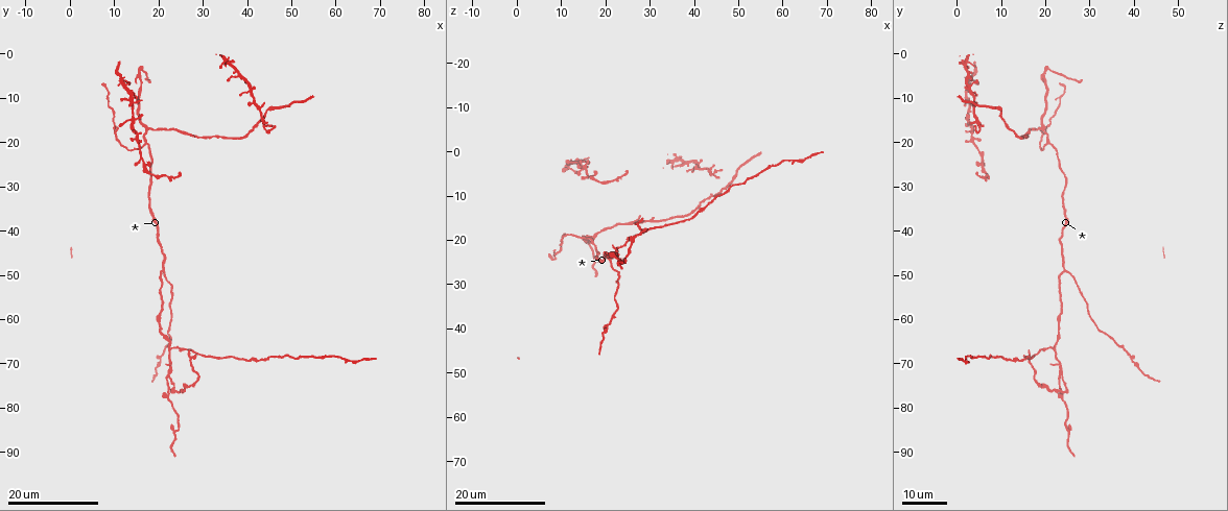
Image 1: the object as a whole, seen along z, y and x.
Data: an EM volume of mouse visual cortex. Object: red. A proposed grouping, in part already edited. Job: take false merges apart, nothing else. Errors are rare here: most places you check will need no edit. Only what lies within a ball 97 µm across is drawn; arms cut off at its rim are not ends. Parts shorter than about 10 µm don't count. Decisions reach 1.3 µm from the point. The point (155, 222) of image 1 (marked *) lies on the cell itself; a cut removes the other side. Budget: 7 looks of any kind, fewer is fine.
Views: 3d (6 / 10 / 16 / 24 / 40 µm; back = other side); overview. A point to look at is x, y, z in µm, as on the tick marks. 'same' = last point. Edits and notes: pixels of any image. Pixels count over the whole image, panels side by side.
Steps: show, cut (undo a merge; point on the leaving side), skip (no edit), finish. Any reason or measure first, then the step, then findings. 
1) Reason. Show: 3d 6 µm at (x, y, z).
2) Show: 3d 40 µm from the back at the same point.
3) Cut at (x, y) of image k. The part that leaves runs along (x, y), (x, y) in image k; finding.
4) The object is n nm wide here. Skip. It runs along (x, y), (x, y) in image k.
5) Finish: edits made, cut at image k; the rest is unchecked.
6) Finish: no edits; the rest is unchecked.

Three arms meet. Show: 3d 24 µm at (15.5, 20.5, 4.0).

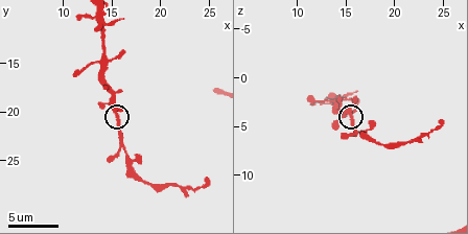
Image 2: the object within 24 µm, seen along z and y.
Zoom in. Show: 3d 10 µm at (15.2, 20.4, 3.6).

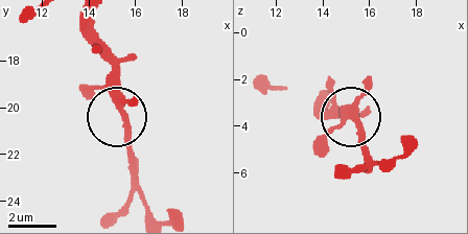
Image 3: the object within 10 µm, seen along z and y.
Skip. One cell here.

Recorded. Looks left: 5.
Three arms meet. Show: 3d 16 µm at (17.0, 20.0, 20.0).

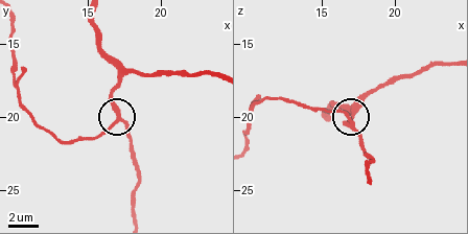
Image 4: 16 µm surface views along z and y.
Show: 3d 6 µm at (17.0, 20.0, 20.4).

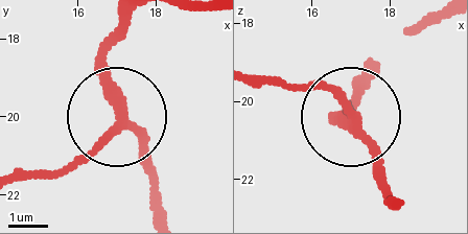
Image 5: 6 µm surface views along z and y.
3 arms meet here. Skip. It runs along (162, 215), (149, 156), (116, 122), (55, 171) in image 5; continuous, no second cell.

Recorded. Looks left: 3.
Three arms meet. Show: 3d 24 µm at (22.5, 66.5, 21.5).

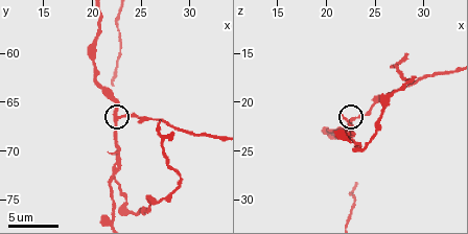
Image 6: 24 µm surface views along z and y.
Show: 3d 10 µm at (22.8, 66.6, 21.6).

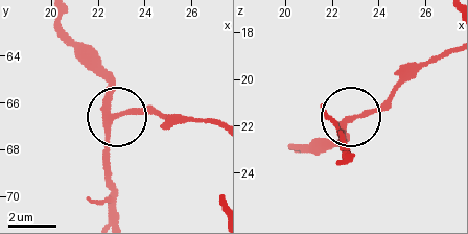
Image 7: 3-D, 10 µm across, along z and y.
The side arm is 30 µm long. Skip. It runs along (59, 20), (68, 44), (102, 79), (112, 116), (110, 167) in image 7; continuous, no second cell.

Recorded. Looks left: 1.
Finish: no edits; the rest is unchecked.

